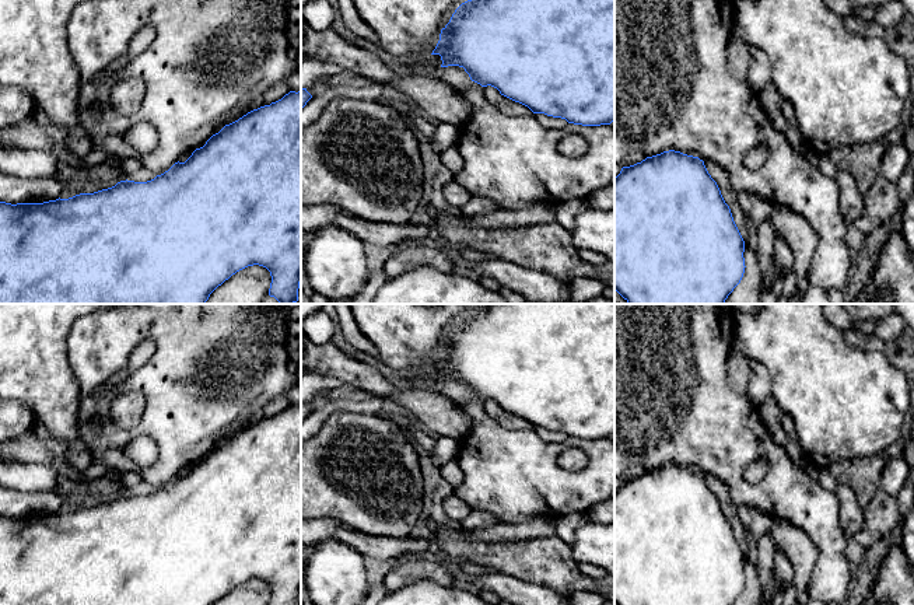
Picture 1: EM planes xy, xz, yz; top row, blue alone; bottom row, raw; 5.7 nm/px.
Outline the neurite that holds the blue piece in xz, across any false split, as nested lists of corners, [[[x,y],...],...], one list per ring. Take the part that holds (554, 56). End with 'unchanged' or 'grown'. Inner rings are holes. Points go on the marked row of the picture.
[[[467,0],[452,14],[441,29],[440,41],[431,55],[440,55],[441,67],[459,66],[470,80],[481,87],[491,85],[501,95],[528,106],[533,113],[544,113],[582,126],[600,126],[614,122],[614,0]]]; unchanged

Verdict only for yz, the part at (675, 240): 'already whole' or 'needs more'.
already whole

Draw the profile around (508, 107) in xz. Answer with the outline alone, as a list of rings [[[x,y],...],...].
[[[491,85],[484,87],[486,99],[507,116],[535,116],[525,105],[515,102]]]

